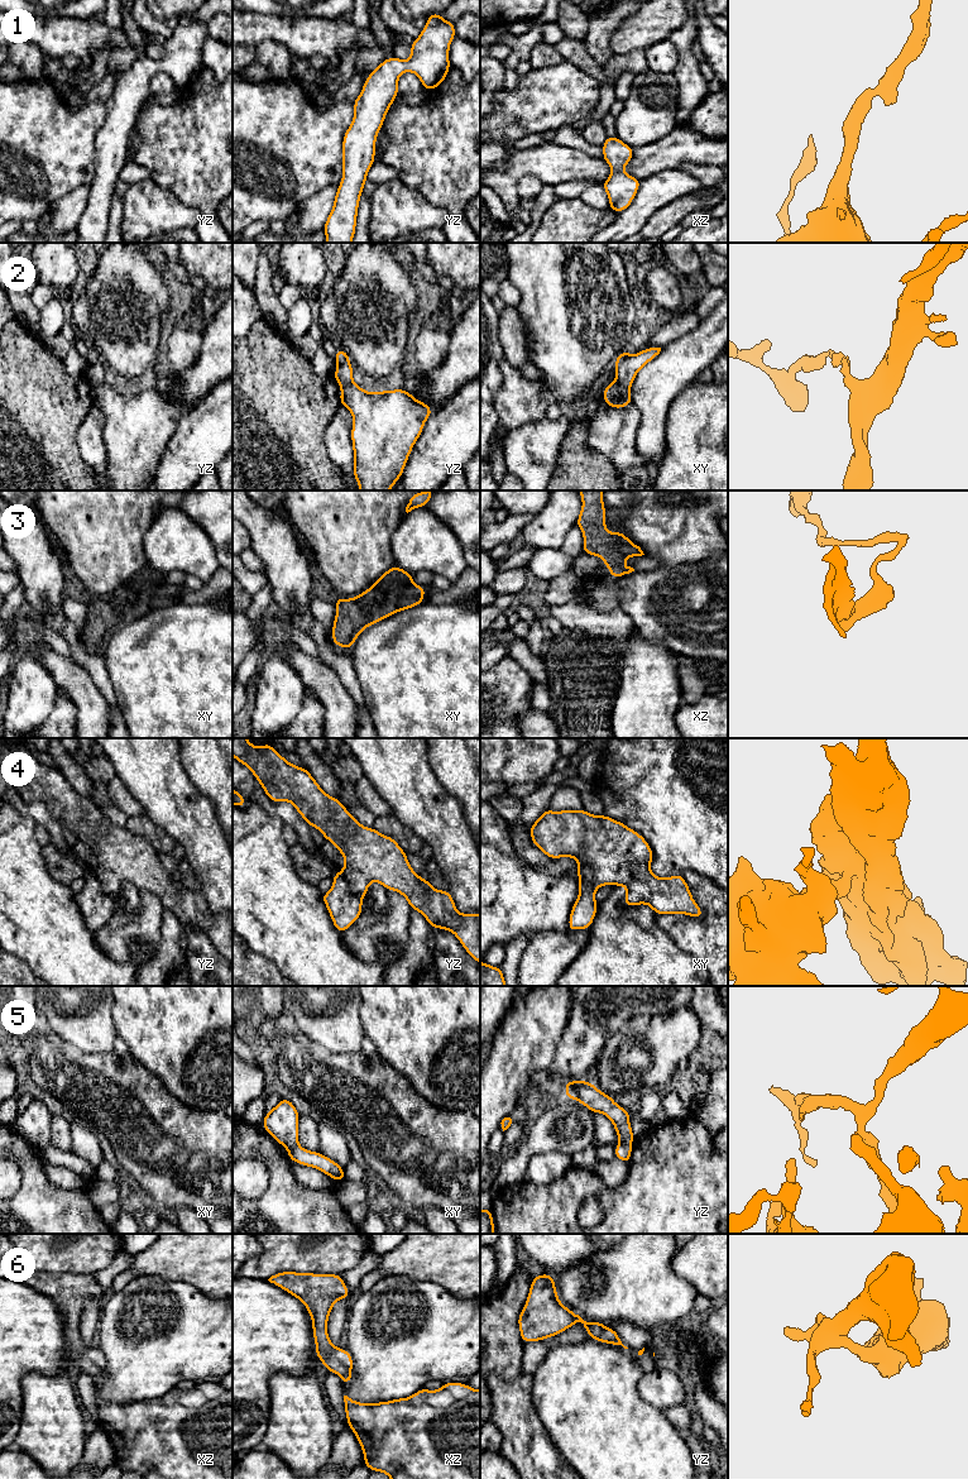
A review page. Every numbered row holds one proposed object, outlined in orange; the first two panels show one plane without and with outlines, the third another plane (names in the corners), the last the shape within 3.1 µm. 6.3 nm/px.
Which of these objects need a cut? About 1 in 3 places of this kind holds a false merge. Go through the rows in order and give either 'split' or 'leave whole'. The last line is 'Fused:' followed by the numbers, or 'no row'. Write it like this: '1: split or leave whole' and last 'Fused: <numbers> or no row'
1: leave whole
2: split
3: leave whole
4: leave whole
5: leave whole
6: leave whole
Fused: 2

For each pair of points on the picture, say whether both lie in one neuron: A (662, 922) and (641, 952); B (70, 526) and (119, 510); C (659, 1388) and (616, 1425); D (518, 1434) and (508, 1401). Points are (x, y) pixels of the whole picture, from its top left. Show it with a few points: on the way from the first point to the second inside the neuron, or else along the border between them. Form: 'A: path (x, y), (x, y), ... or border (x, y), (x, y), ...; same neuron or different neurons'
A: border (656, 915), (656, 923), (679, 947); different neurons
B: path (82, 513), (86, 510), (106, 510); same neuron
C: border (643, 1373), (637, 1383), (637, 1393), (661, 1411); different neurons
D: path (518, 1426), (513, 1408); same neuron

